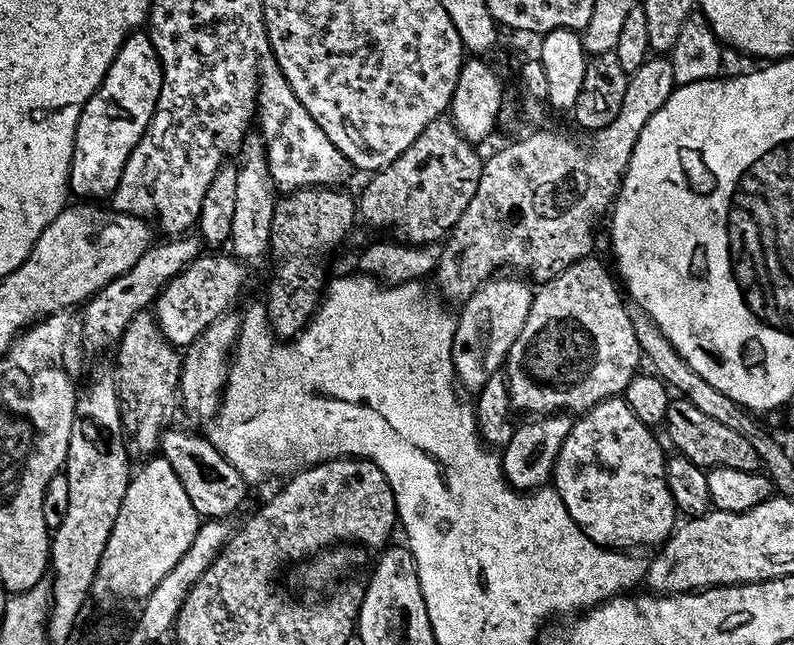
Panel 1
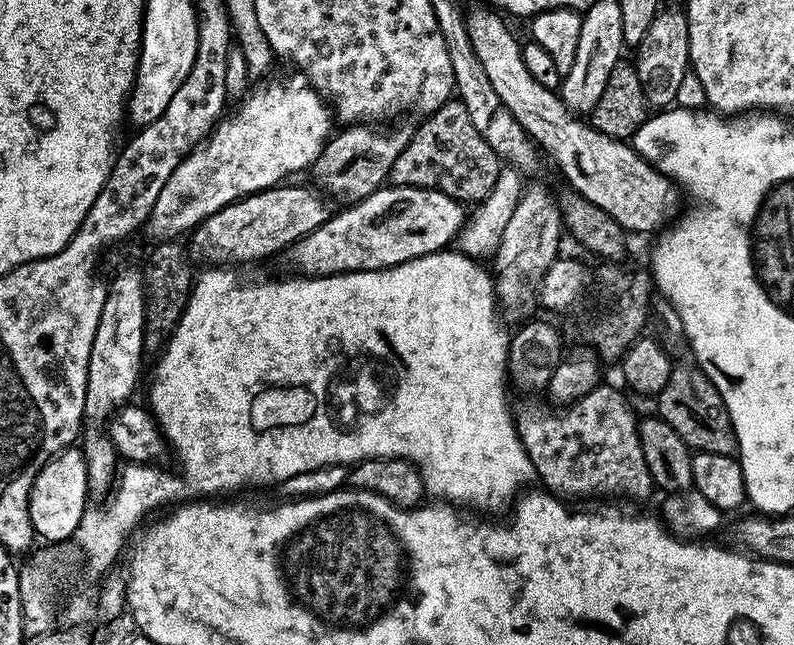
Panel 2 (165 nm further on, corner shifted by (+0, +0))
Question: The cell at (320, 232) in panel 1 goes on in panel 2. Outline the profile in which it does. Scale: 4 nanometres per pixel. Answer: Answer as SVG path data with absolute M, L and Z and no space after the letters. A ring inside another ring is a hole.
M361 122L355 126L341 127L342 130L340 133L337 131L335 134L329 135L323 150L320 151L318 158L314 161L310 169L310 175L317 180L315 183L329 197L337 196L338 199L344 200L340 202L355 202L366 198L370 194L374 194L388 180L388 175L394 164L394 158L398 158L398 154L410 142L414 128L411 123L409 125L400 124L397 128L380 127L384 126L369 126L367 123Z

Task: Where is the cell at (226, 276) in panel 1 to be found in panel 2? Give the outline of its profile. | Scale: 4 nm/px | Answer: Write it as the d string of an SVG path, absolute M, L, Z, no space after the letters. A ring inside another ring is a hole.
M405 184L382 186L374 194L349 203L337 211L318 230L306 234L291 244L286 256L292 259L293 269L305 276L337 276L343 272L369 272L379 268L392 268L402 262L410 262L419 256L447 249L455 241L466 219L463 203L433 188L411 188Z

